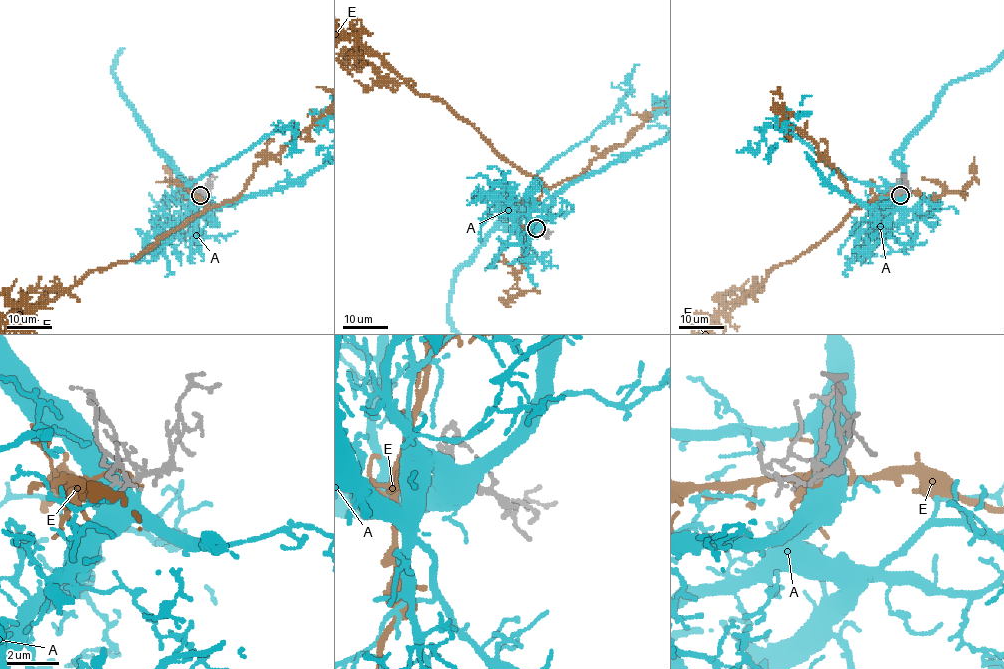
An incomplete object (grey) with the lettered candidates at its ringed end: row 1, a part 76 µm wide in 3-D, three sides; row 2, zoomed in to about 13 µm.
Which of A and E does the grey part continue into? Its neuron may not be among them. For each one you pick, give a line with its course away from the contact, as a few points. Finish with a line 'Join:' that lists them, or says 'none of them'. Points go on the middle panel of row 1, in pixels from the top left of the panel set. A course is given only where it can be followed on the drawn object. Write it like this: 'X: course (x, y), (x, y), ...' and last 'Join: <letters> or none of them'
Join: A

